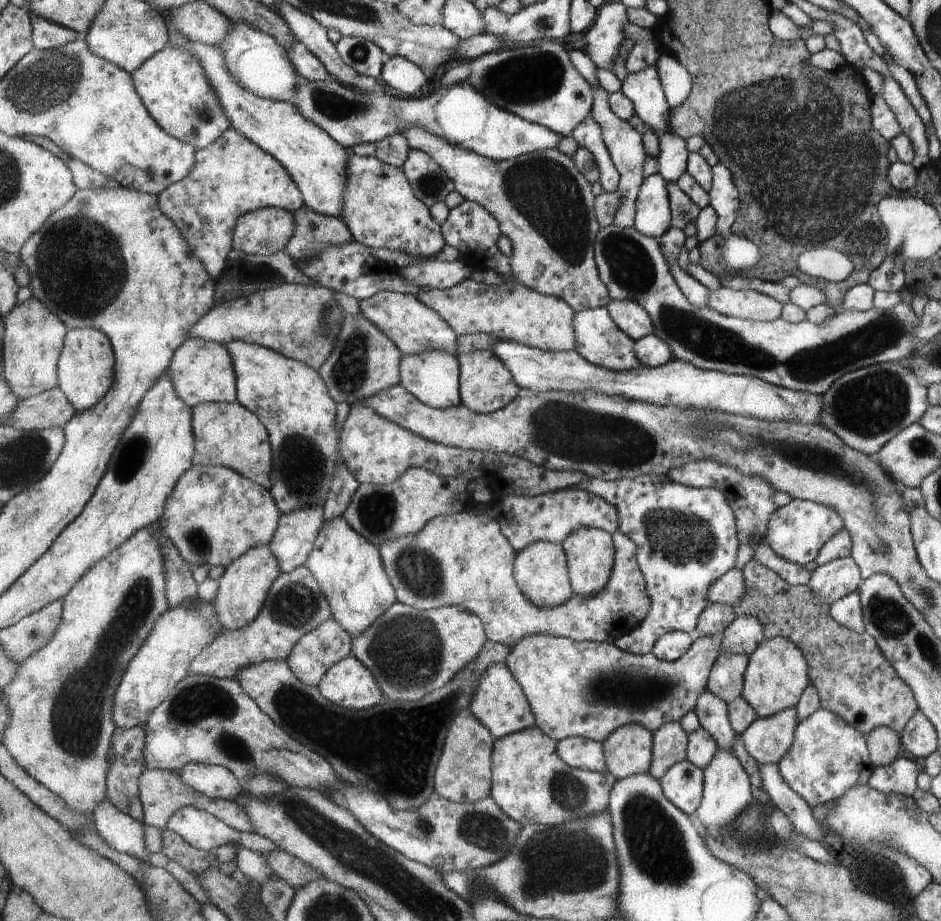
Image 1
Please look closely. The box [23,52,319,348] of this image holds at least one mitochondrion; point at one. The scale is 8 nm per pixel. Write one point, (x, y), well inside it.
(66, 246)

